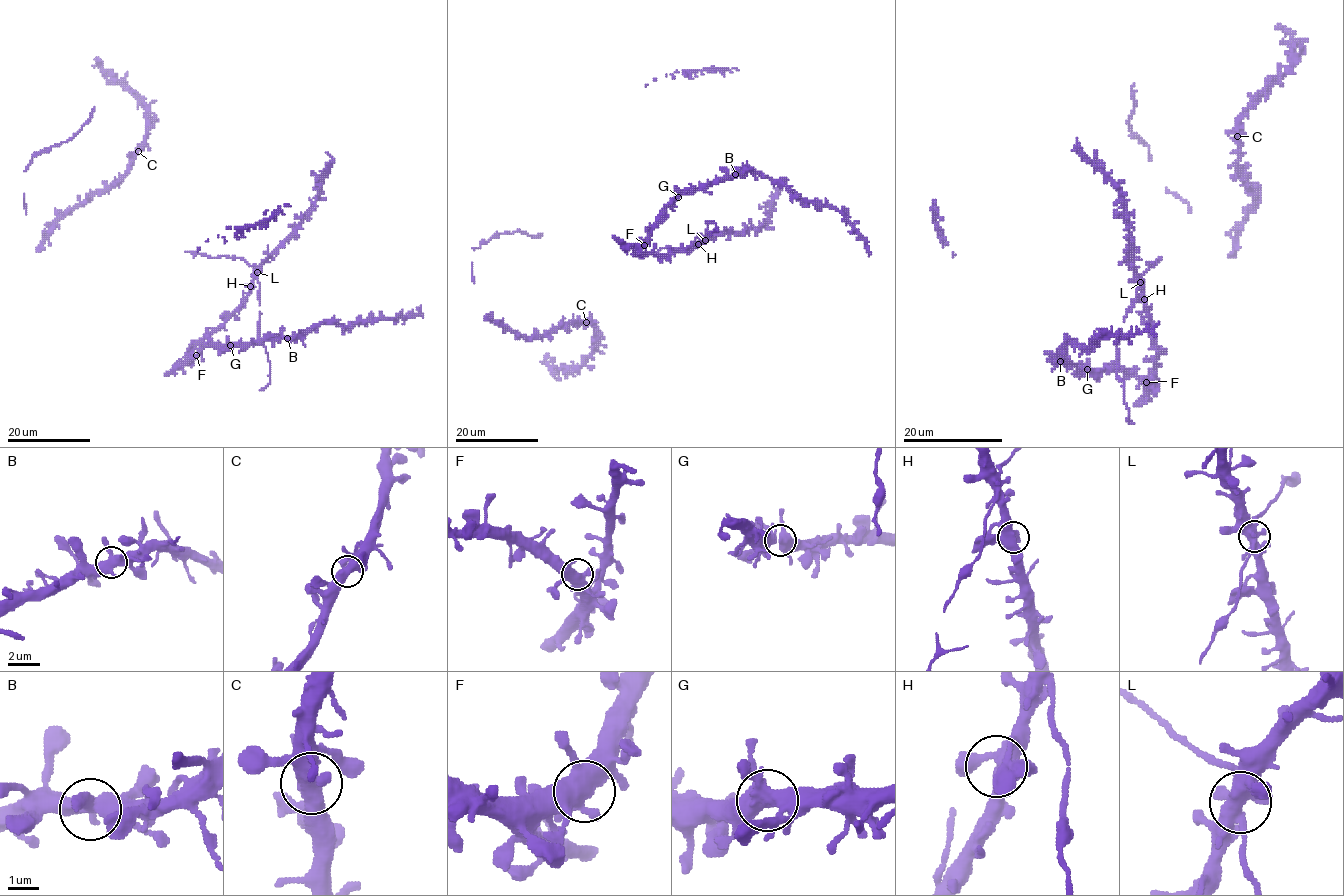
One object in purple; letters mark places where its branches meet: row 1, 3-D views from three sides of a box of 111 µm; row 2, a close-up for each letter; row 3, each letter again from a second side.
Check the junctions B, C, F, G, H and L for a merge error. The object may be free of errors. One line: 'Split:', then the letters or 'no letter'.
Split: no letter

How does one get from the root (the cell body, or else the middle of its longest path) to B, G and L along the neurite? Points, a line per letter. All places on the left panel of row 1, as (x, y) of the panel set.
B: (243, 299), (223, 323), (195, 347), (192, 354), (195, 355), (204, 346), (241, 345), (287, 338)
G: (243, 299), (191, 353), (195, 355), (204, 346), (230, 345)
L: (243, 299), (257, 273)

